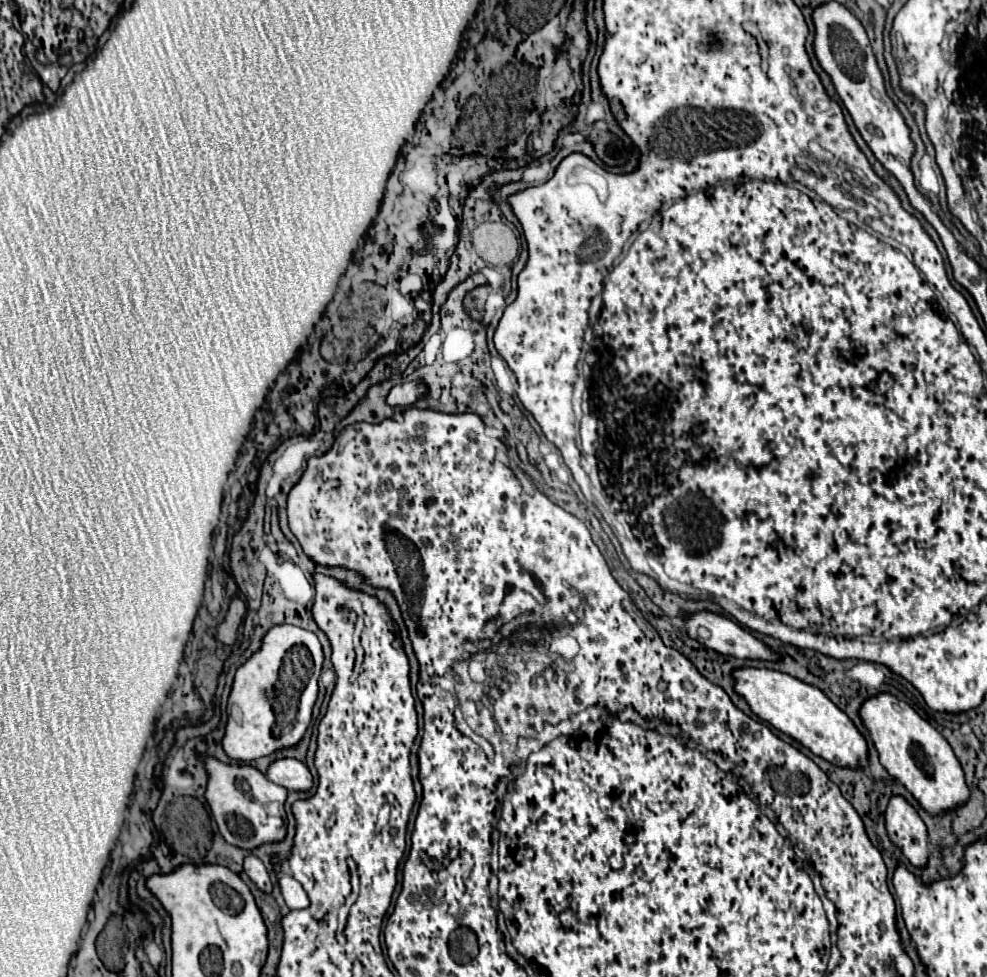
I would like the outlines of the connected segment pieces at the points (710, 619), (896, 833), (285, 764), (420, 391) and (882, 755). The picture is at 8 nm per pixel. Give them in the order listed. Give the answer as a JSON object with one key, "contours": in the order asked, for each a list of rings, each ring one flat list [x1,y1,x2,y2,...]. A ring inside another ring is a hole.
{"contours":[[[695,611,683,613,681,619,691,639,707,645,717,653,733,655,739,659,771,659,771,661,779,659,779,655,775,655,775,651,771,651,763,641,753,637,749,631,745,631,741,625,727,619,725,615,711,611],[701,627,709,631,707,637,699,635]],[[893,795,885,811,887,831,891,841,903,851,911,865,923,867,927,863,927,827,917,815,915,807,901,795]],[[293,757,275,759,267,769,267,779,285,789,297,789,297,791,307,791,313,783,313,777,305,767,305,763]],[[421,381,401,383,401,385,391,387,391,391,389,391,389,395,387,395,385,401,391,407,409,407,409,405,413,405,425,393,427,393,427,387]],[[877,693,863,701,859,717,869,731,881,765,891,777,905,785,931,815,955,809,967,801,969,789,953,749,943,735,919,717,905,701,899,701,891,693]]]}

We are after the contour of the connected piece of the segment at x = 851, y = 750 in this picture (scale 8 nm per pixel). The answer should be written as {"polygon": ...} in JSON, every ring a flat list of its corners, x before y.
{"polygon":[[737,667,731,671,733,689,747,701,751,711,761,719,793,737,815,755,841,767,859,767,861,759,867,759,867,743,851,719,817,687,803,683,787,673,757,667]]}

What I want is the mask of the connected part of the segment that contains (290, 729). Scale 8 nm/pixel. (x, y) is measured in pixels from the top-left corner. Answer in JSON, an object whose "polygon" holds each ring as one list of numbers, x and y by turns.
{"polygon":[[285,623,271,627,263,635,259,651,253,653,235,671,233,687,227,699,227,725,225,725,225,737,223,737,225,753,231,759,251,763,281,747,295,745,311,723,311,711,317,699,317,679,321,673,321,665,323,665,323,651,315,633,295,625,285,625]]}

